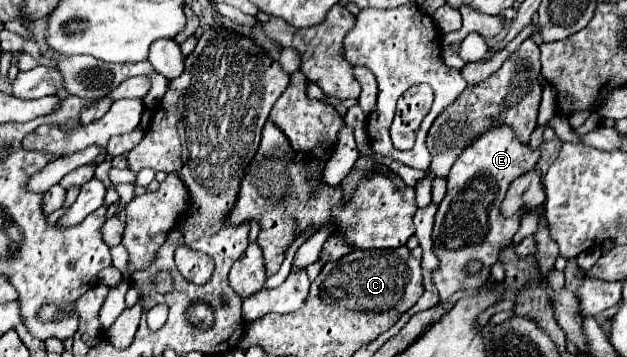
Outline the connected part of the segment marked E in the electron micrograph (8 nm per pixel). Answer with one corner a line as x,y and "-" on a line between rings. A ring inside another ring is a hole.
507,126
501,128
493,128
487,134
483,134
475,144
471,144
453,164
449,176
447,176
447,194
443,198
443,202
439,204
437,216
435,216
435,228
433,228
433,252
439,258
439,268
431,272
435,290
439,294
439,300
449,300
455,292
459,290
475,290
477,286
483,286
483,282
489,280
489,268
491,264
497,262
497,254
499,250
511,242
513,234
519,228
519,212
511,218
501,218
499,216
499,206
501,200
505,198
505,192
509,188
509,184
523,176
525,172
529,172
531,168
535,168
539,160
539,152
531,152
529,146
523,146
515,140
513,132
-
471,260
479,260
483,262
481,272
477,274
467,274
465,266

